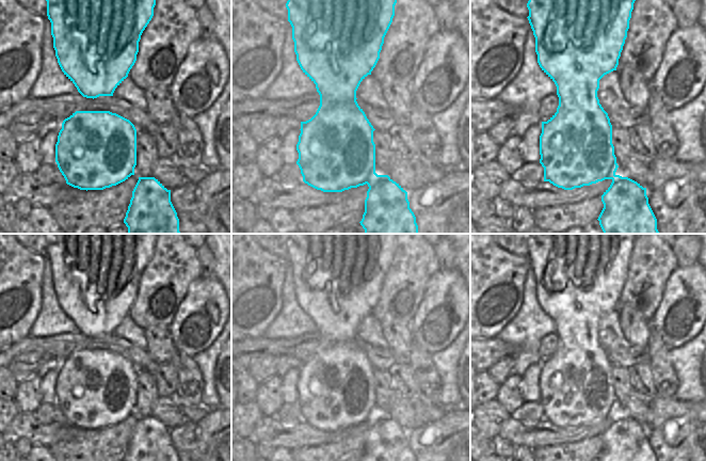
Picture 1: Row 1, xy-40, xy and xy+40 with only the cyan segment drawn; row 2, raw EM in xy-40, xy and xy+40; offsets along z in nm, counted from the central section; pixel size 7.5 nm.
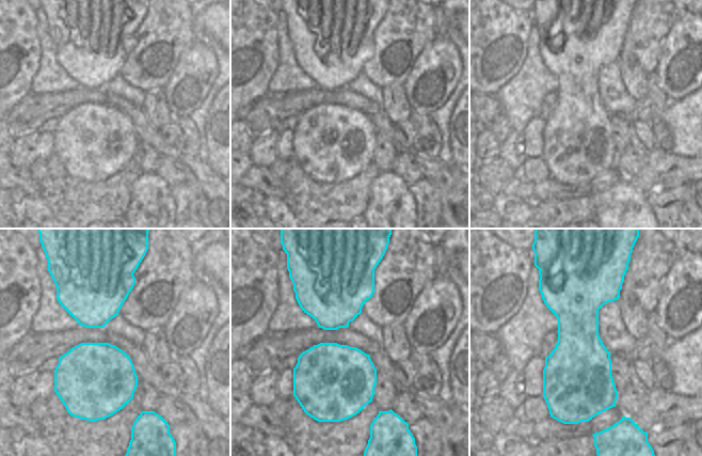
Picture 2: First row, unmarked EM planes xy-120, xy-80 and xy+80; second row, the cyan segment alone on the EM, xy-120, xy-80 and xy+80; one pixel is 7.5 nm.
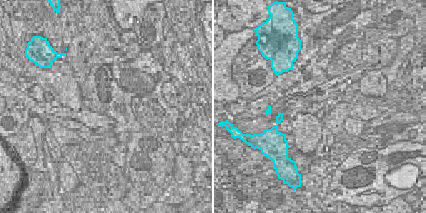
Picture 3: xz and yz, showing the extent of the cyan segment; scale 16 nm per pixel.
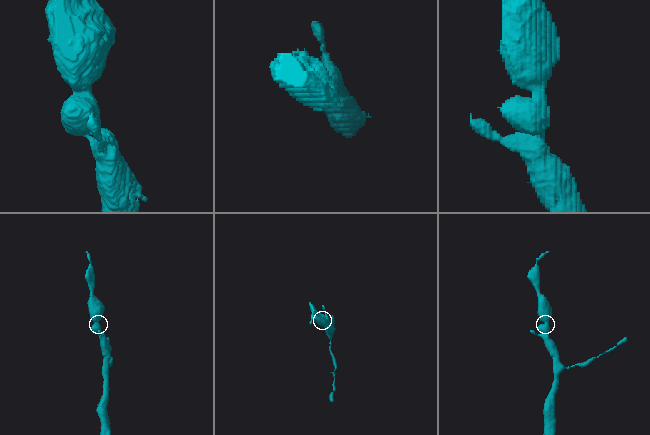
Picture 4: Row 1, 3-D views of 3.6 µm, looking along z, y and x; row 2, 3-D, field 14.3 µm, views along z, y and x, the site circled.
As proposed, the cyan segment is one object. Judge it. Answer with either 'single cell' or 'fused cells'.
single cell

